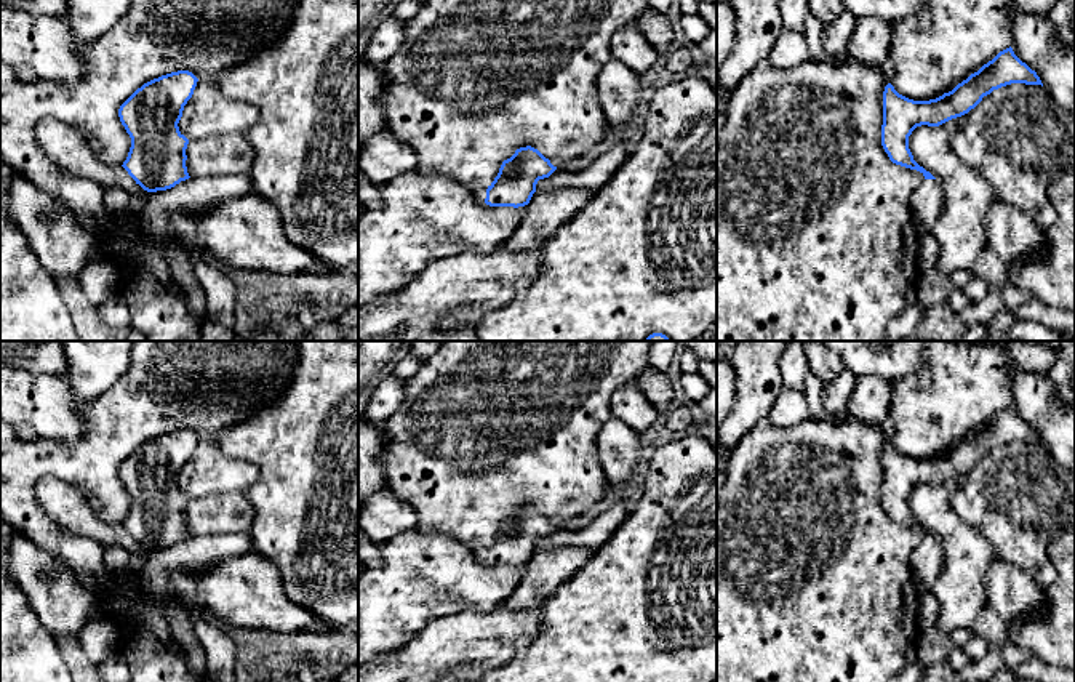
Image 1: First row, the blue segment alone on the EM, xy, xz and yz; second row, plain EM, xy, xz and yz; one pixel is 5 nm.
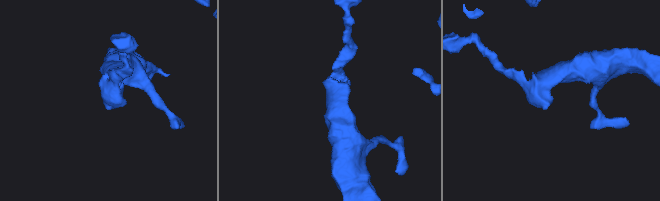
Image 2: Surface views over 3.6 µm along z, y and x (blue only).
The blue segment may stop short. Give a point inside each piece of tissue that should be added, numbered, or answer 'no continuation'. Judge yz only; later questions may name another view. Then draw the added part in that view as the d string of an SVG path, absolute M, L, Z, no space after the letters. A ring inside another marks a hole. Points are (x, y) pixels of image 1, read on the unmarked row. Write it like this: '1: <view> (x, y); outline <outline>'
1: yz (927, 562); outline M923 538L913 549L910 570L917 586L929 591L944 570L944 556L937 538Z

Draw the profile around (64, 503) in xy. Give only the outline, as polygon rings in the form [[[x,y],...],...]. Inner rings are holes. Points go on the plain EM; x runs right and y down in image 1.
[[[48,474],[38,480],[35,493],[48,517],[66,532],[93,538],[104,551],[123,548],[142,559],[150,554],[122,524],[107,524],[99,519],[78,487]]]

